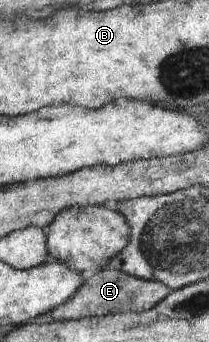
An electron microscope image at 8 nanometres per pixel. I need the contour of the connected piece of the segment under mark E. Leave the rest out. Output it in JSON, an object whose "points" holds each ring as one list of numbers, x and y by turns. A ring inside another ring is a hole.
{"points":[[104,268,94,274,90,279,84,280,82,286,76,290,76,294,66,300,64,304,52,308,44,316,32,318,30,322,52,322,52,320,76,320,76,318,86,318,86,316,100,316,100,314,110,314,110,312,122,312,122,310,150,310,166,298,171,293,171,288,156,281,130,276,114,268]]}

